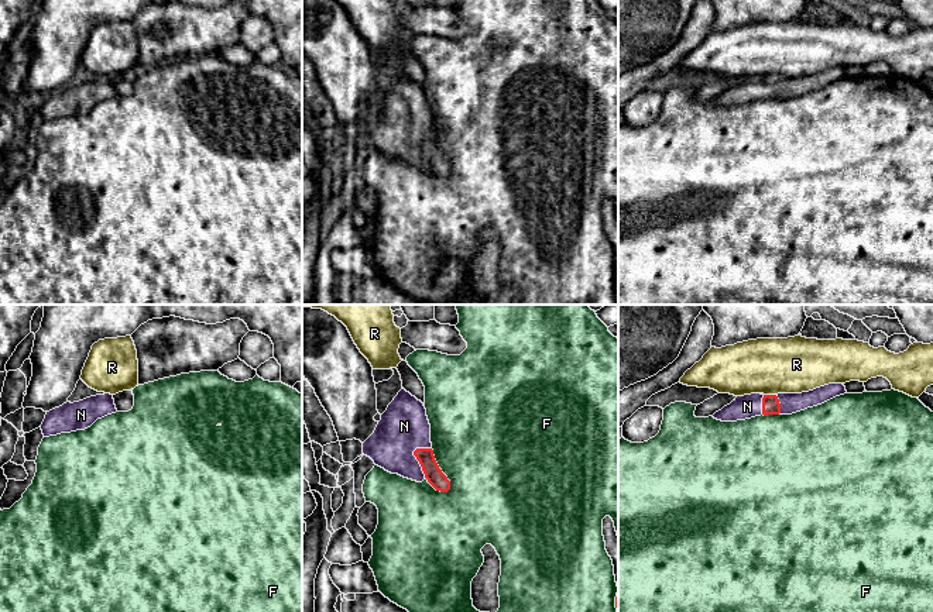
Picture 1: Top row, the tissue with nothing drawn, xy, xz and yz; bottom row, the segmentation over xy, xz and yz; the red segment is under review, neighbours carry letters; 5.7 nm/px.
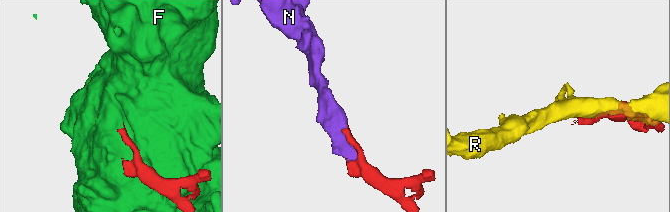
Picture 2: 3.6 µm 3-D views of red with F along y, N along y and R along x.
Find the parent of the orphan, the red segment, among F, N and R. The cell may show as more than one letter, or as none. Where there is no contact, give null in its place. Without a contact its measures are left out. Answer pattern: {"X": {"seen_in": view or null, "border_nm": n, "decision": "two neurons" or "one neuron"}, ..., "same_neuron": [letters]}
{"F": {"seen_in": "xz", "border_nm": 280, "decision": "two neurons"}, "N": {"seen_in": "xz", "border_nm": 180, "decision": "one neuron"}, "R": {"seen_in": "yz", "border_nm": 70, "decision": "two neurons"}, "same_neuron": ["N"]}

